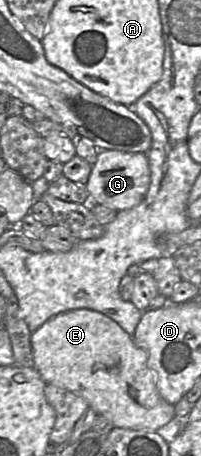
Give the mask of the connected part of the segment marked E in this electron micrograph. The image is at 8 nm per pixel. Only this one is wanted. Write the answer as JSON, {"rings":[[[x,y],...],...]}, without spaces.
{"rings":[[[91,309],[59,313],[42,324],[31,336],[34,367],[46,384],[70,390],[82,396],[96,414],[107,417],[114,427],[158,431],[175,417],[174,405],[159,394],[156,377],[150,370],[146,352],[113,319]]]}

